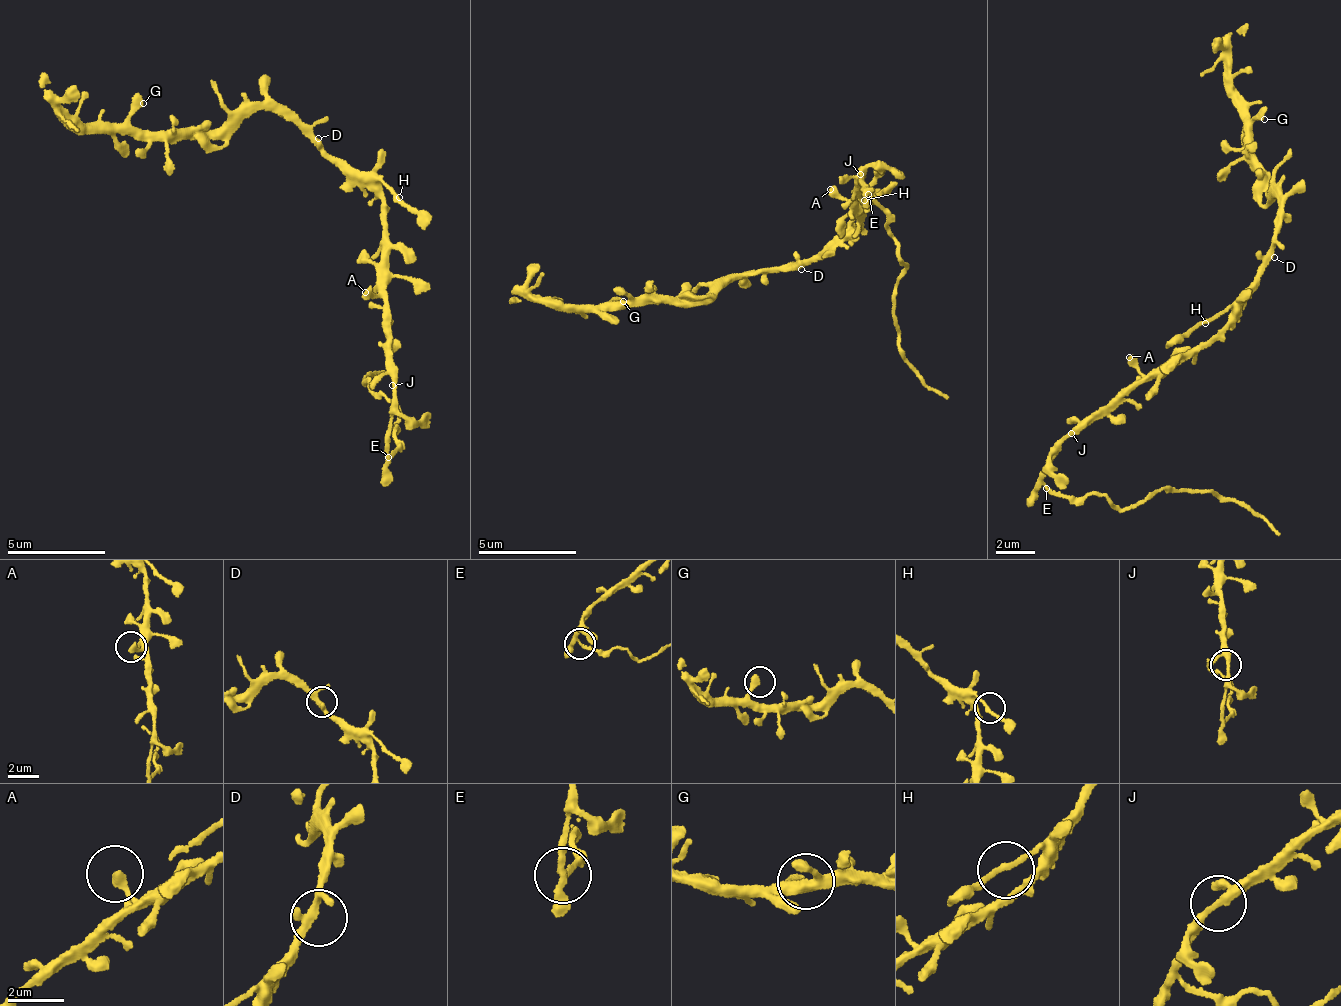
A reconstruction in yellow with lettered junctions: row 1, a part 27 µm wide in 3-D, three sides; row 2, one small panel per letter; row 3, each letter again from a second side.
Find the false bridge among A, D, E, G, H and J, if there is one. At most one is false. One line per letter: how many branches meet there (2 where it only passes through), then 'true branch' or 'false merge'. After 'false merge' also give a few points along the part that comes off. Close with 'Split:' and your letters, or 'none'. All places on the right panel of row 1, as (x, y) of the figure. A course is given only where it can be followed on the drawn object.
A: 1 branches meet; true branch
D: 3 branches meet; true branch
E: 3 branches meet; false merge; foreign part runs (1045, 488), (1102, 494), (1127, 505), (1166, 490), (1216, 491), (1247, 504), (1280, 535)
G: 1 branches meet; true branch
H: 2 branches meet; true branch
J: 3 branches meet; true branch
Split: E

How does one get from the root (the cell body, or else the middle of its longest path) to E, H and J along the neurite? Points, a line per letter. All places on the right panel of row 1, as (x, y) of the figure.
E: (1175, 366), (1150, 372), (1101, 406), (1066, 438), (1062, 450), (1049, 459), (1049, 471), (1043, 473), (1045, 488)
H: (1175, 366), (1206, 343), (1230, 319), (1230, 310), (1217, 311), (1214, 319), (1205, 323)
J: (1175, 366), (1150, 372), (1141, 381), (1101, 406), (1071, 433)

